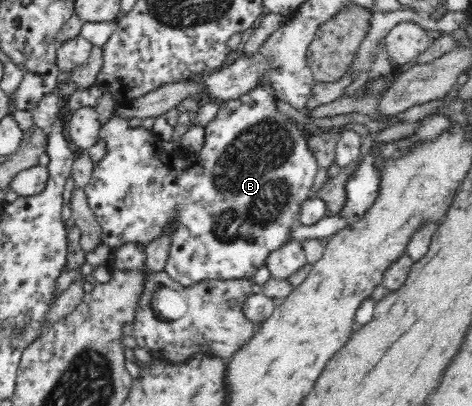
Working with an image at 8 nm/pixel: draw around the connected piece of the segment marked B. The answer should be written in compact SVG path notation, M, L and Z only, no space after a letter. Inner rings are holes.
M260 79L256 83L256 87L252 87L250 91L247 91L238 99L218 104L216 116L205 128L205 142L198 154L185 153L184 149L182 149L172 151L171 154L163 156L160 154L160 147L158 145L160 141L156 138L153 131L142 127L130 128L128 120L124 120L120 116L111 117L102 126L102 129L106 132L106 155L93 165L92 181L83 188L87 195L89 206L94 211L96 221L100 224L103 243L112 249L120 247L122 243L128 243L128 241L137 241L138 243L144 243L144 246L146 246L152 239L160 237L162 229L175 219L175 228L171 233L172 243L169 256L163 269L170 276L170 279L178 281L183 286L194 286L204 279L243 281L246 275L254 273L264 261L267 261L268 255L273 250L282 247L284 243L290 240L288 239L289 235L292 234L290 227L296 224L295 220L298 217L300 203L303 203L304 199L311 197L314 178L319 169L316 158L308 150L306 137L302 136L301 127L293 124L287 116L278 110L277 102L277 97L269 83Z

